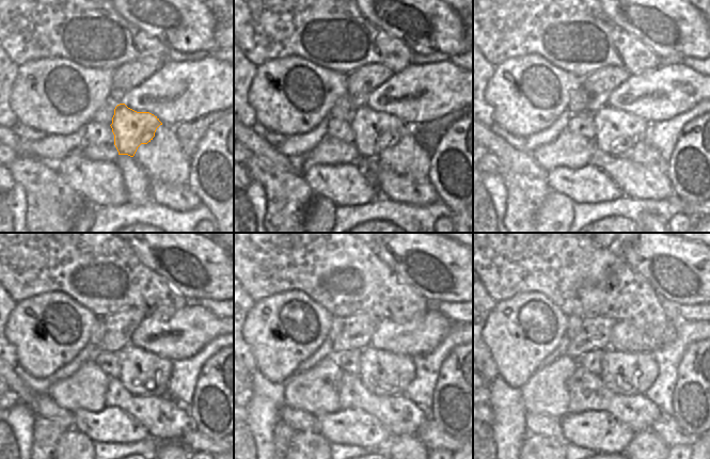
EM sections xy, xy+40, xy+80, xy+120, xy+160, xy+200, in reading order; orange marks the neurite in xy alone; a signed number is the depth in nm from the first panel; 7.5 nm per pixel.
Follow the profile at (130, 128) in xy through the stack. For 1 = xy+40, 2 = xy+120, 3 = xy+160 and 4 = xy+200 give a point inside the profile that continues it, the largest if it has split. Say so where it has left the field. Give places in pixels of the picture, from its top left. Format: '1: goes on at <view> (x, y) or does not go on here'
1: goes on at xy+40 (373, 131)
2: goes on at xy+120 (142, 373)
3: goes on at xy+160 (384, 374)
4: goes on at xy+200 (628, 374)

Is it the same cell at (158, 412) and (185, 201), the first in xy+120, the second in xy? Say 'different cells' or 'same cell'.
same cell

